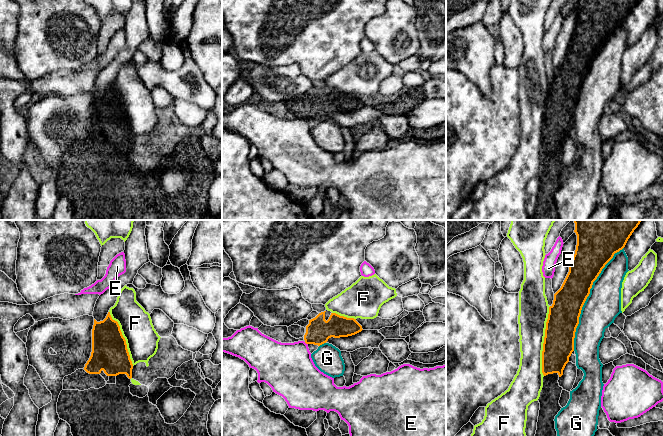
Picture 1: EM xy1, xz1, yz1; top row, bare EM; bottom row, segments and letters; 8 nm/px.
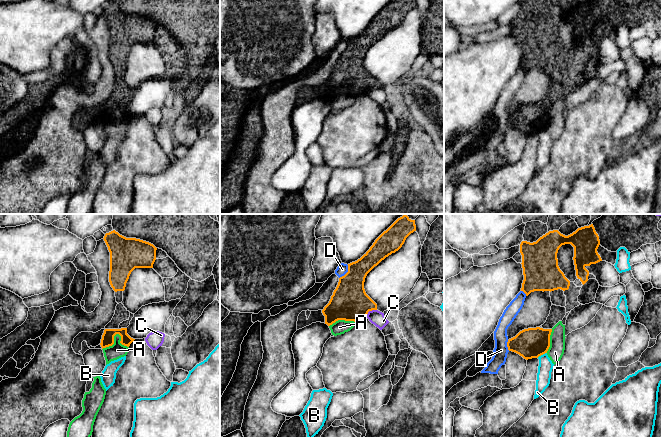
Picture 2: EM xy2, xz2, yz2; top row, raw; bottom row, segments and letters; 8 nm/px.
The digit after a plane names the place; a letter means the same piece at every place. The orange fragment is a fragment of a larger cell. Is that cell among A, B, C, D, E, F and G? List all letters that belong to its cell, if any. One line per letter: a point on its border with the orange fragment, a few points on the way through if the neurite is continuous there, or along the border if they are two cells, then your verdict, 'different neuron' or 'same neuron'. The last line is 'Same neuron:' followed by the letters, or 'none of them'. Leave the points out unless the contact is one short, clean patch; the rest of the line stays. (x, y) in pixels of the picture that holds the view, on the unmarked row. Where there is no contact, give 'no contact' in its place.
A: meets orange in xy2 at (115, 110); border along xy2 (128, 122), (116, 110), (114, 118), (102, 125); different neuron
B: meets orange in yz2 at (541, 130); different neuron
C: meets orange in xz2 at (369, 86); border along xz2 (376, 85), (370, 86), (366, 93); different neuron
D: meets orange in xz2 at (347, 48); different neuron
E: meets orange in xz1 at (306, 119); different neuron
F: meets orange in yz1 at (544, 117); different neuron
G: meets orange in yz1 at (586, 74); different neuron
Same neuron: none of them

